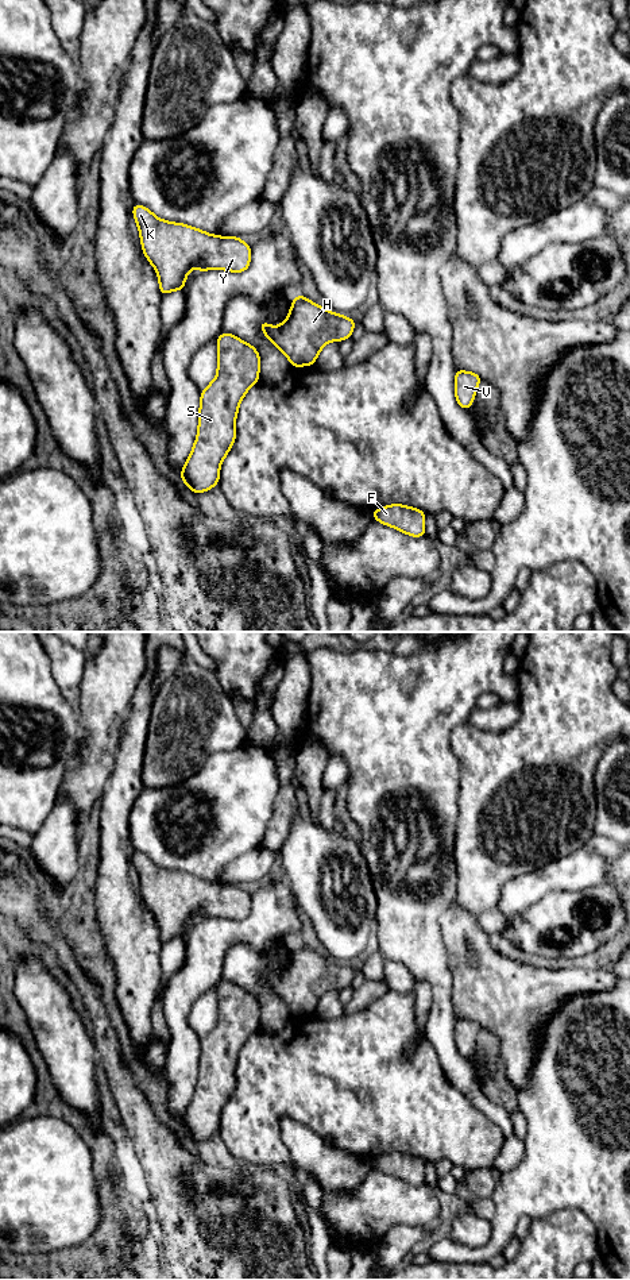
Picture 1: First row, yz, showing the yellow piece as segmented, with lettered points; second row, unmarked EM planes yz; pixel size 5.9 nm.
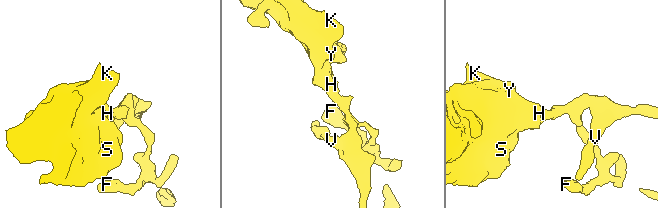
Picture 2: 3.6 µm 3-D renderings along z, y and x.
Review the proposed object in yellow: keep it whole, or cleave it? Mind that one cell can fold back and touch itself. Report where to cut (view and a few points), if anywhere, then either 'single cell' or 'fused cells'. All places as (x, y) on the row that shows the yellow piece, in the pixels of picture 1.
cut none; single cell

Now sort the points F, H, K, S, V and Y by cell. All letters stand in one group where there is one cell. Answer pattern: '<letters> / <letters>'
F H K S V Y

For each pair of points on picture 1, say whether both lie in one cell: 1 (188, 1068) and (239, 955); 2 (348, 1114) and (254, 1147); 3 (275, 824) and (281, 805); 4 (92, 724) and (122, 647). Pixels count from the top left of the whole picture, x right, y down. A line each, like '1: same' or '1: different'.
1: different
2: same
3: same
4: same

